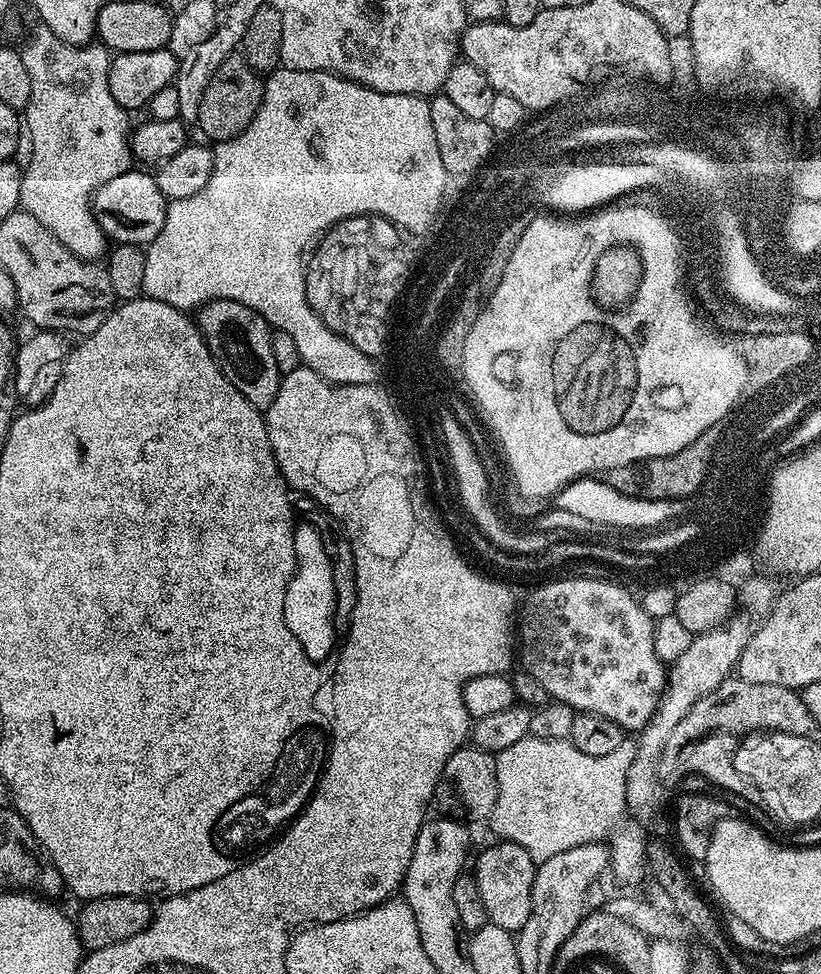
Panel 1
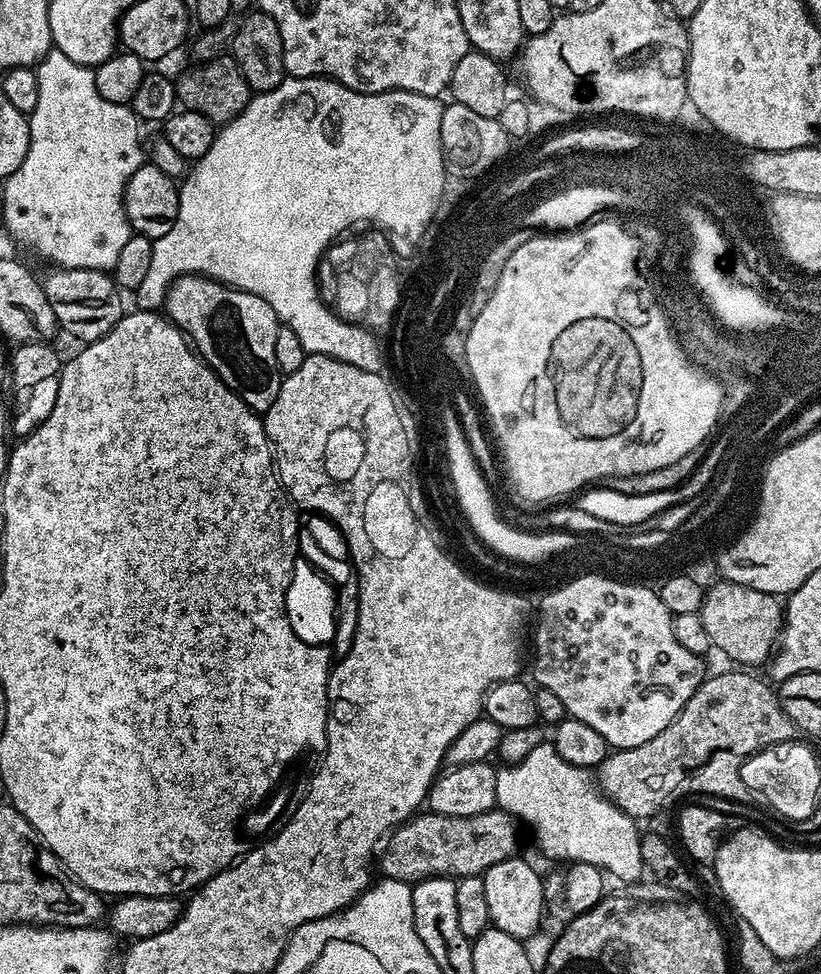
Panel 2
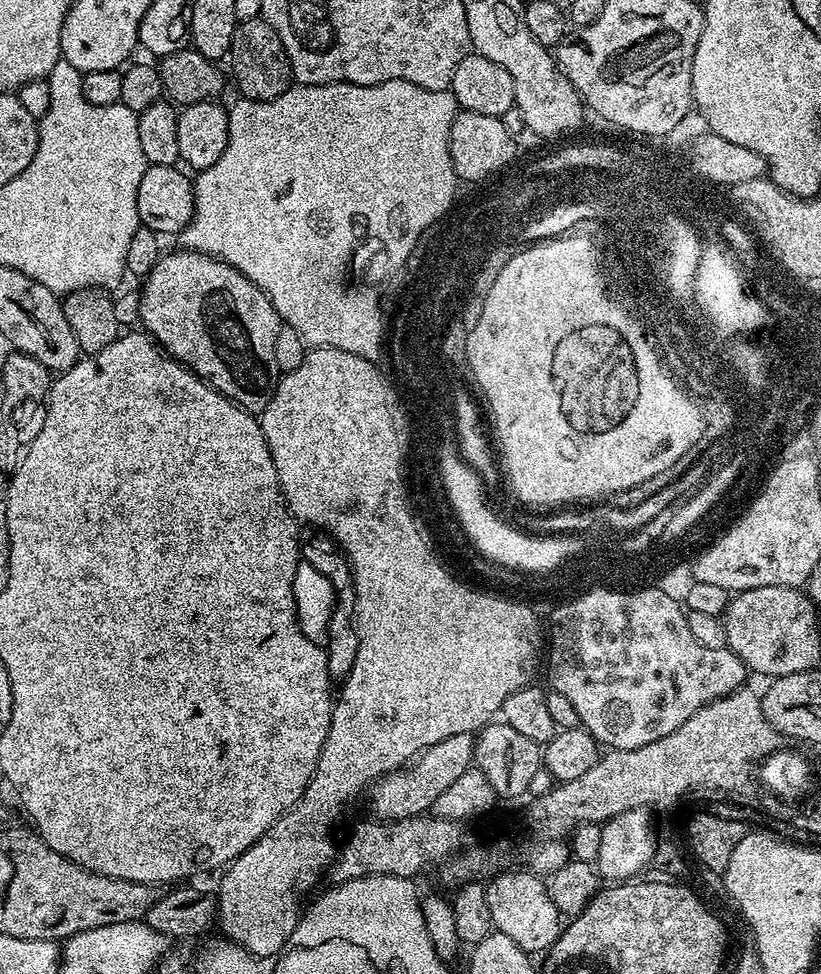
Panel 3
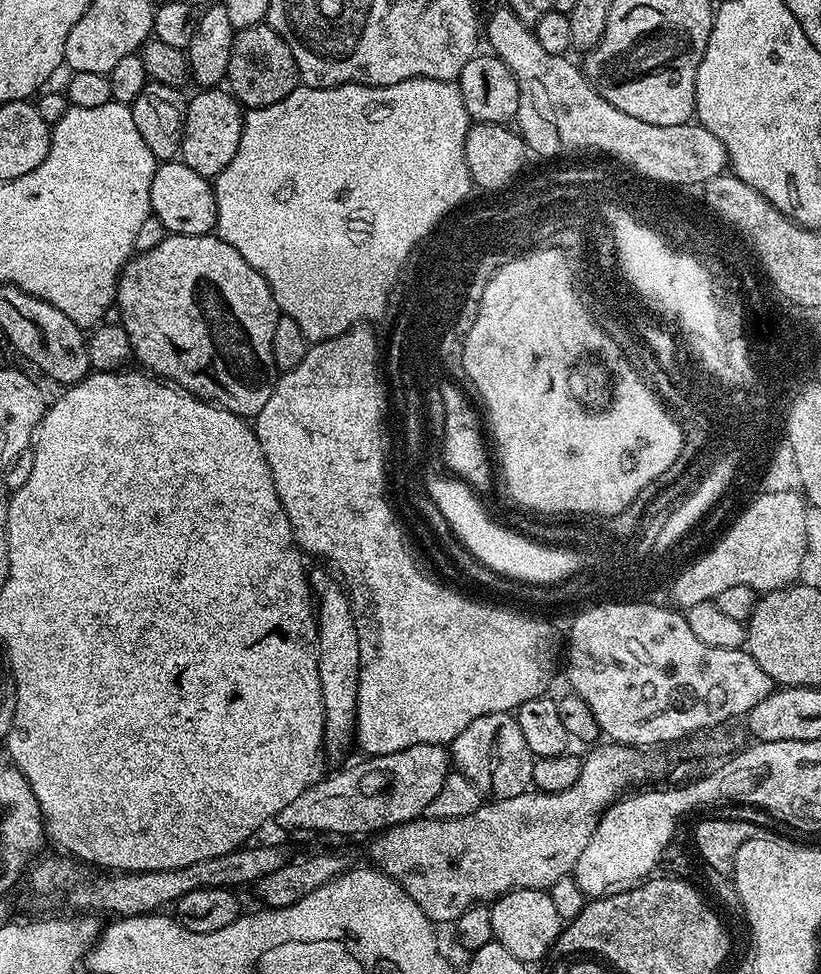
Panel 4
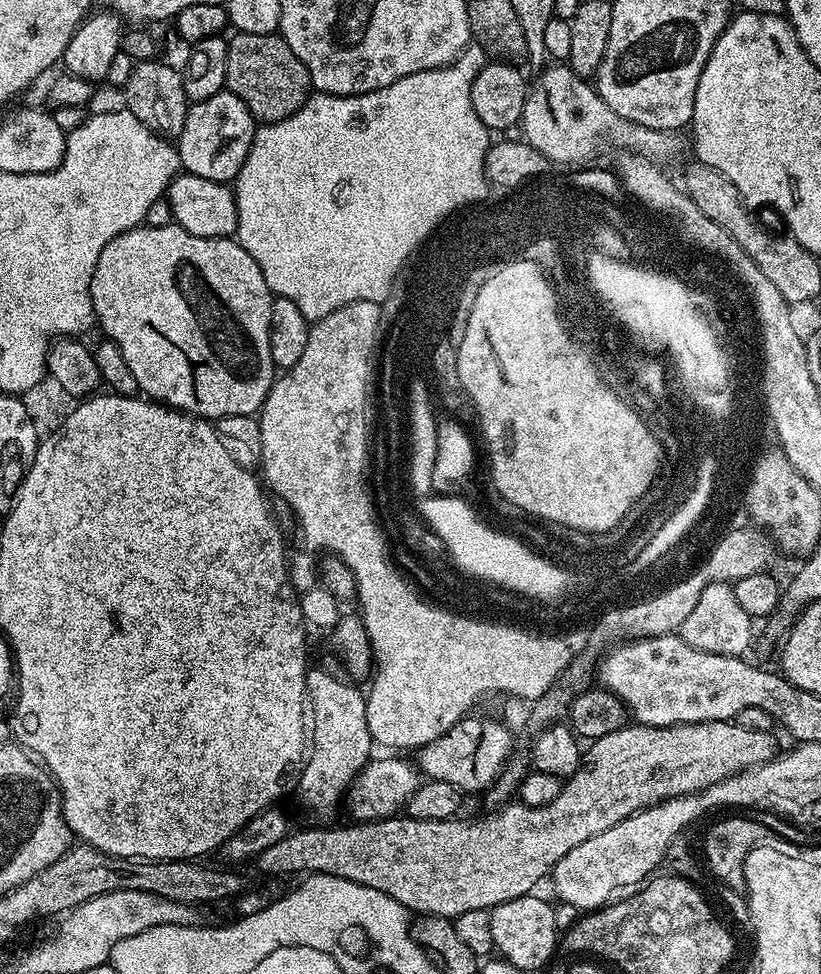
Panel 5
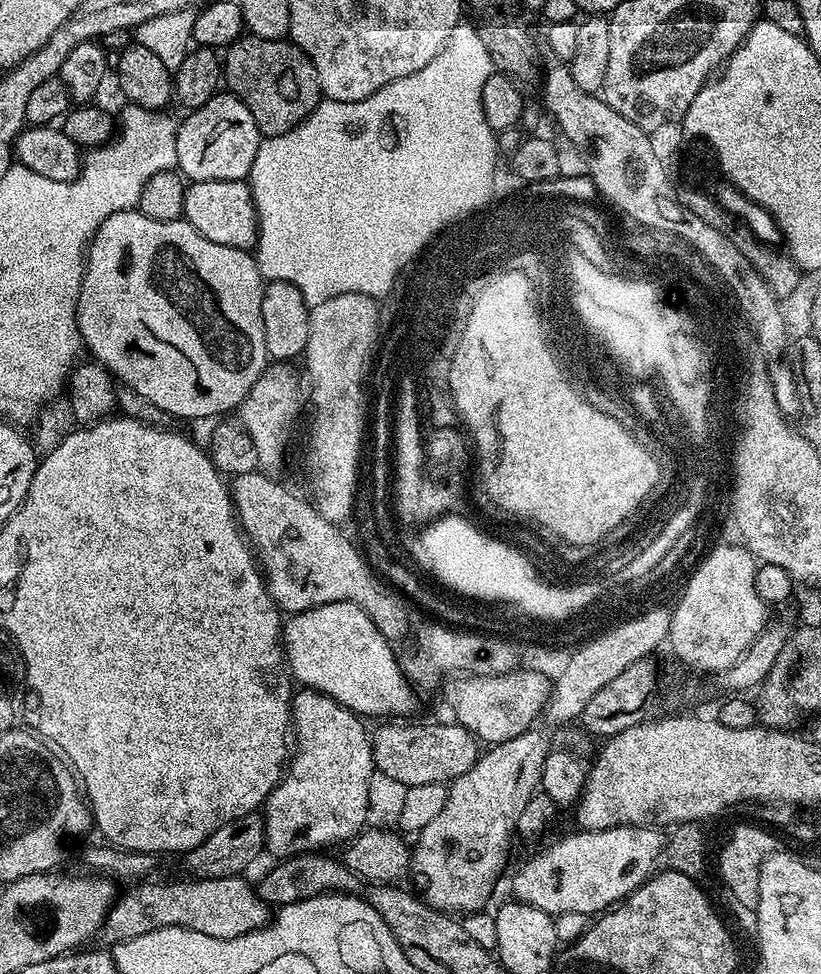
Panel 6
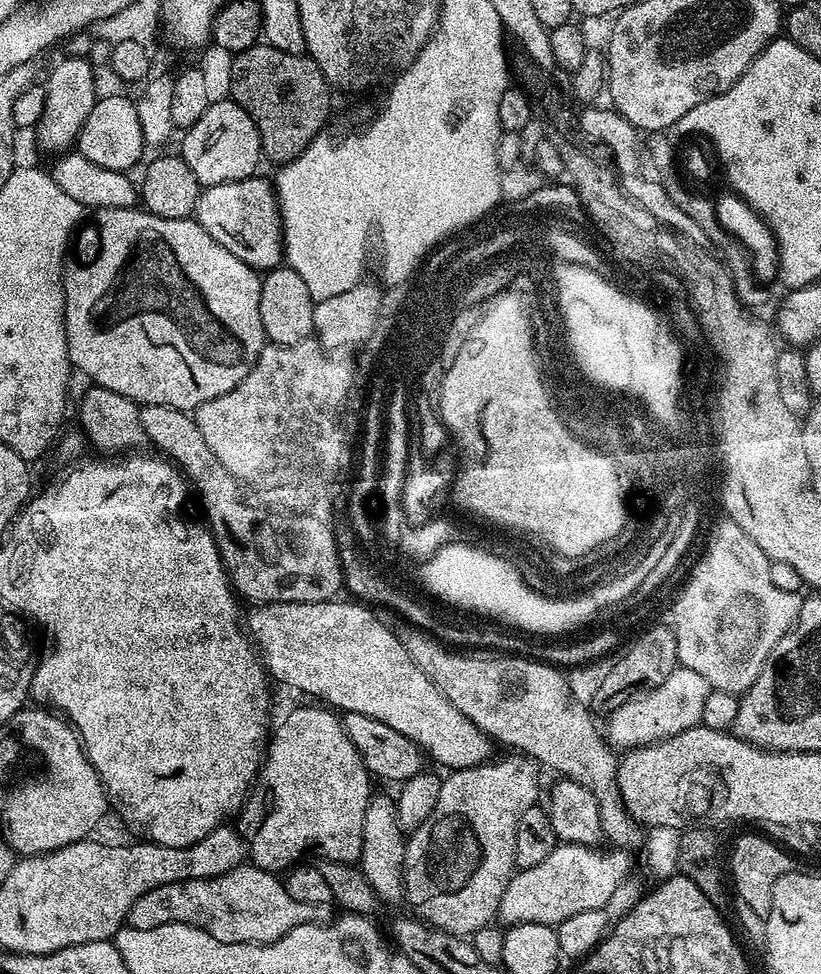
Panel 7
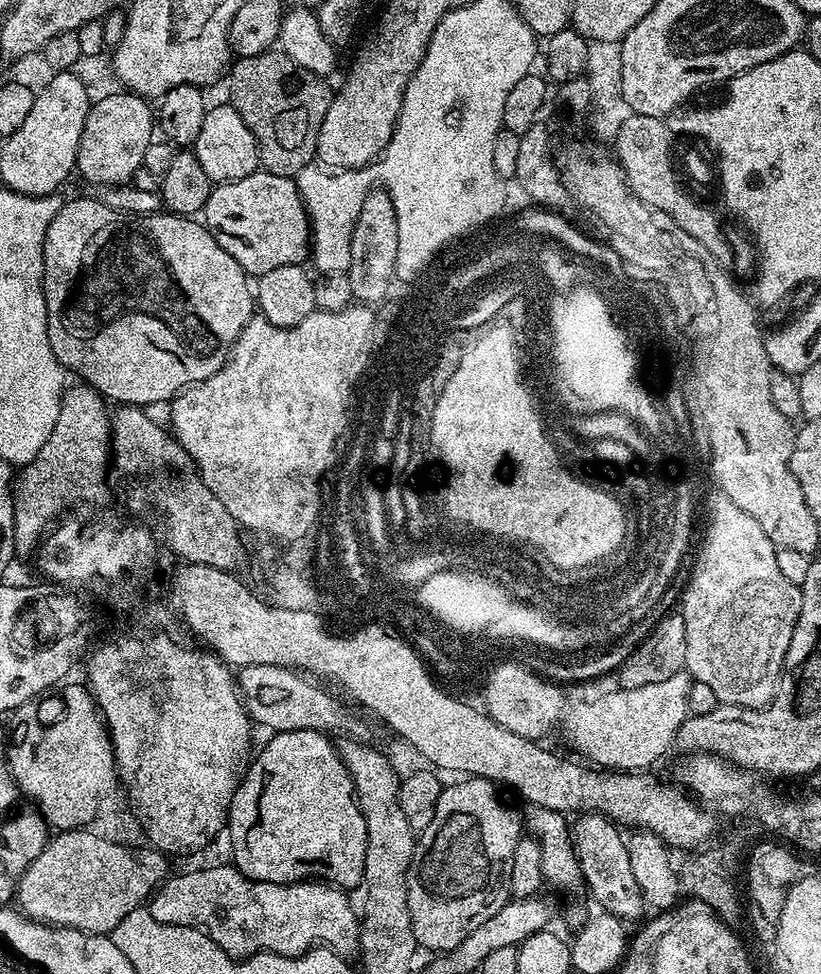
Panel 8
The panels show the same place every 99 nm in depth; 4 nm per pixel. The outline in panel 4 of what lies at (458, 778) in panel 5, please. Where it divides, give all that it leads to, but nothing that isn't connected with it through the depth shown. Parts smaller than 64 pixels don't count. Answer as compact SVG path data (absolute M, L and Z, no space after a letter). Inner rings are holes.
M506 712L474 718L474 722L450 742L450 760L455 771L470 778L481 793L488 794L492 788L492 800L518 798L518 794L529 791L532 788L533 759L530 746L526 746L526 734L522 734L515 715Z

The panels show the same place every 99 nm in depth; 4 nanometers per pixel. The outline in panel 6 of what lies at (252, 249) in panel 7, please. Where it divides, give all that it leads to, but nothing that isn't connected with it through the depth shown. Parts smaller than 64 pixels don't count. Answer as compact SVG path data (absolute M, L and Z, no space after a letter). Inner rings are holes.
M198 180L184 189L184 215L198 234L222 246L251 249L256 242L256 207L244 180Z

